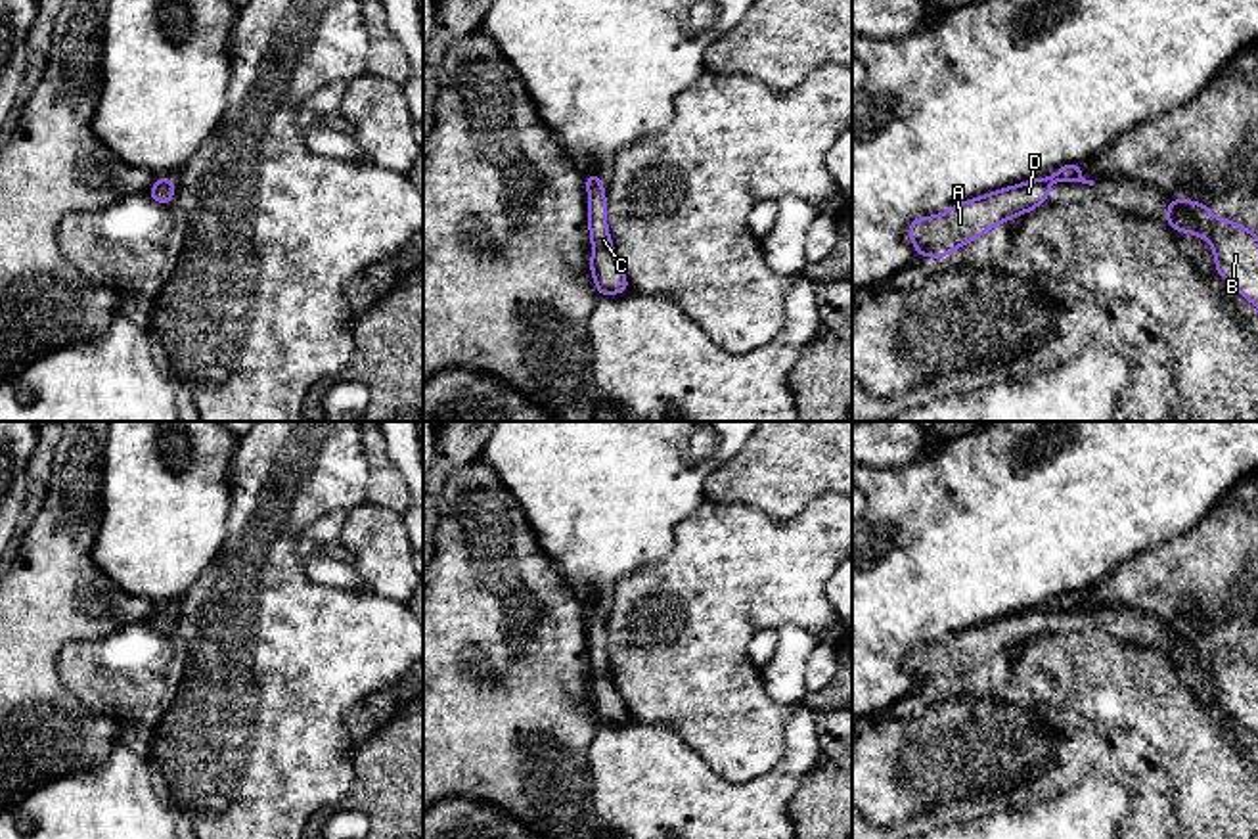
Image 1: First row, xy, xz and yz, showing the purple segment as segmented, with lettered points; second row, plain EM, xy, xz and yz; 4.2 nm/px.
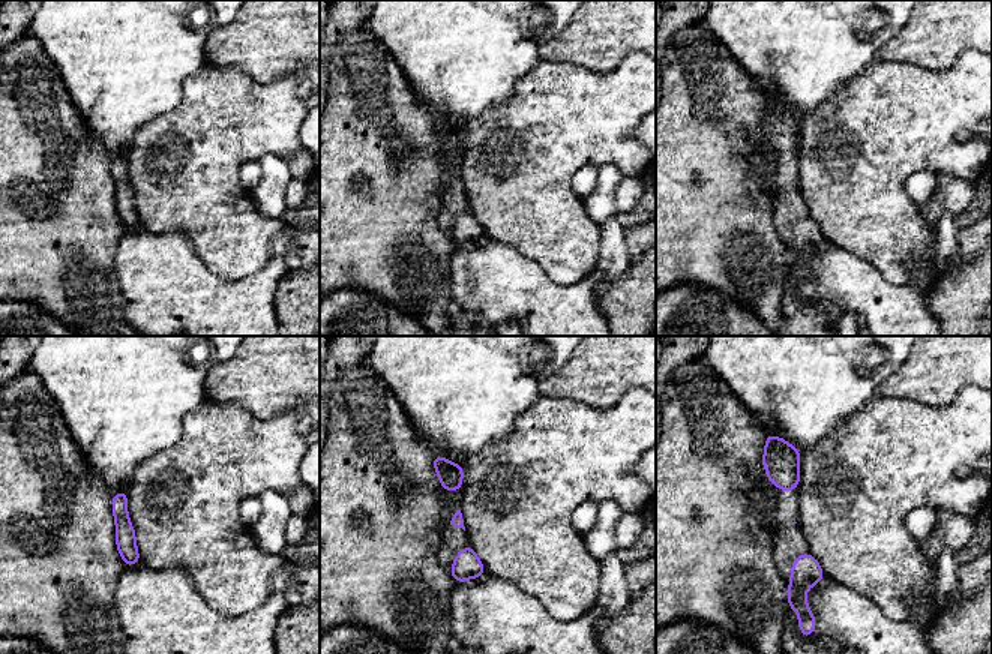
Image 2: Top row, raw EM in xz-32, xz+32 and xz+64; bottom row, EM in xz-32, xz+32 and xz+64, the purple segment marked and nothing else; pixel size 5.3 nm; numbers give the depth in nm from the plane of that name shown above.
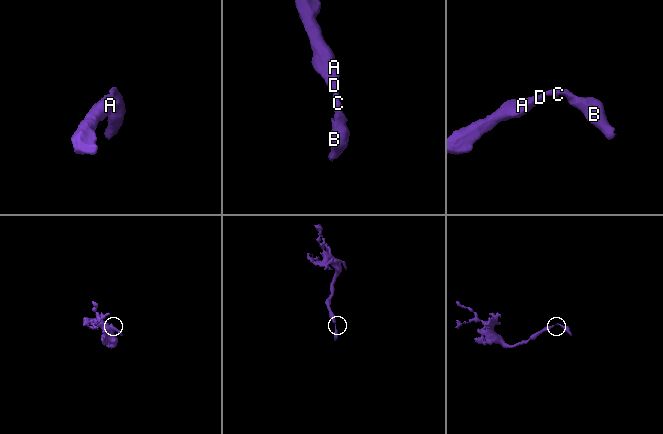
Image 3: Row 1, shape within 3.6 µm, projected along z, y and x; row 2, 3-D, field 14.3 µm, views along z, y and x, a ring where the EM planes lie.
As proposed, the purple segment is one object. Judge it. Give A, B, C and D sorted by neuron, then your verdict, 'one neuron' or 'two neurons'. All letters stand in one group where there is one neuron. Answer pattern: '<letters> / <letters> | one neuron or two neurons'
A B C D | one neuron

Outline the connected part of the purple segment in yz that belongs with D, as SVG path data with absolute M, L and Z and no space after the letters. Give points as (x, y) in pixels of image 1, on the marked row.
M1068 163L1047 178L1034 178L1024 184L990 192L977 199L967 199L938 216L913 218L908 230L908 239L915 243L919 259L946 257L957 247L975 241L994 226L1047 203L1051 182L1095 184L1082 176L1082 163Z

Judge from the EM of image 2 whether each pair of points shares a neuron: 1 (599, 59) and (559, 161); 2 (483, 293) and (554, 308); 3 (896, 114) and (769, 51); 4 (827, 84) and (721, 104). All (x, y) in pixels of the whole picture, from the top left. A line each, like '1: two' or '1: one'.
1: two
2: one
3: two
4: two

